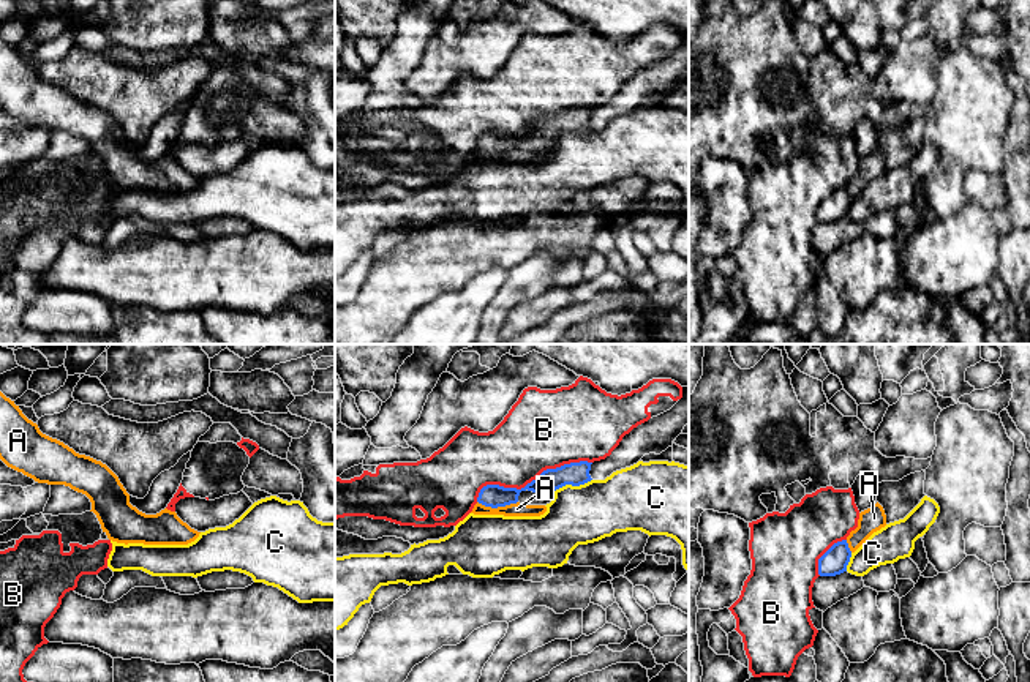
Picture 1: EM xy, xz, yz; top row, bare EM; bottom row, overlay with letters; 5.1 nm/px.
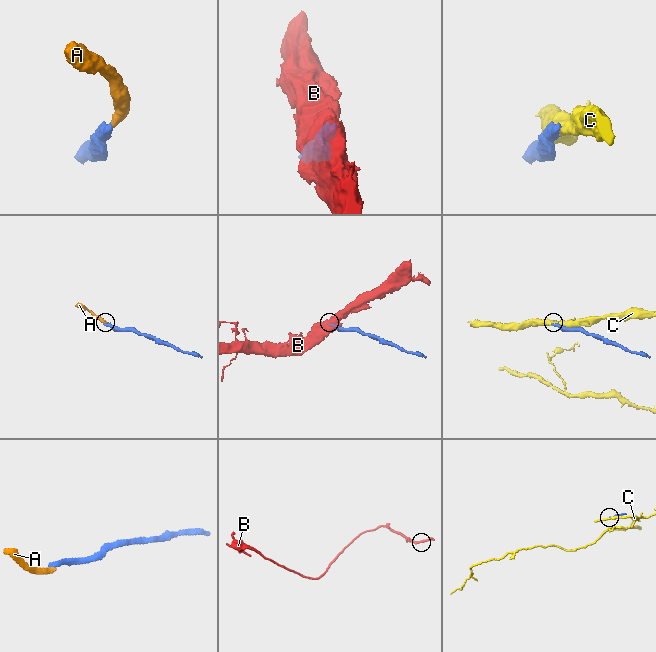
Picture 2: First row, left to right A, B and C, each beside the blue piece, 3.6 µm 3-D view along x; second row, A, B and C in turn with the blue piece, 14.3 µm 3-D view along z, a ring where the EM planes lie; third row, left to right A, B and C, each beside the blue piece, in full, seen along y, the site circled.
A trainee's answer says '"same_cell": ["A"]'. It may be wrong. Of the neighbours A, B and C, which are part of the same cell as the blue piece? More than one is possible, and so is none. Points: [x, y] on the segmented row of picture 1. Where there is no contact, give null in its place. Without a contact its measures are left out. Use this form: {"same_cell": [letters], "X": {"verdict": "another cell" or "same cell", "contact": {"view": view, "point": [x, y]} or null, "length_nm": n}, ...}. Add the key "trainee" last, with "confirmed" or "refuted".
{"same_cell": ["A"], "A": {"verdict": "same cell", "contact": {"view": "xz", "point": [498, 505]}, "length_nm": 200}, "B": {"verdict": "another cell", "contact": {"view": "xz", "point": [531, 482]}, "length_nm": 650}, "C": {"verdict": "another cell", "contact": {"view": "xz", "point": [572, 485]}, "length_nm": 200}, "trainee": "confirmed"}

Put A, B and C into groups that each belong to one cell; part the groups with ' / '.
A / B / C

